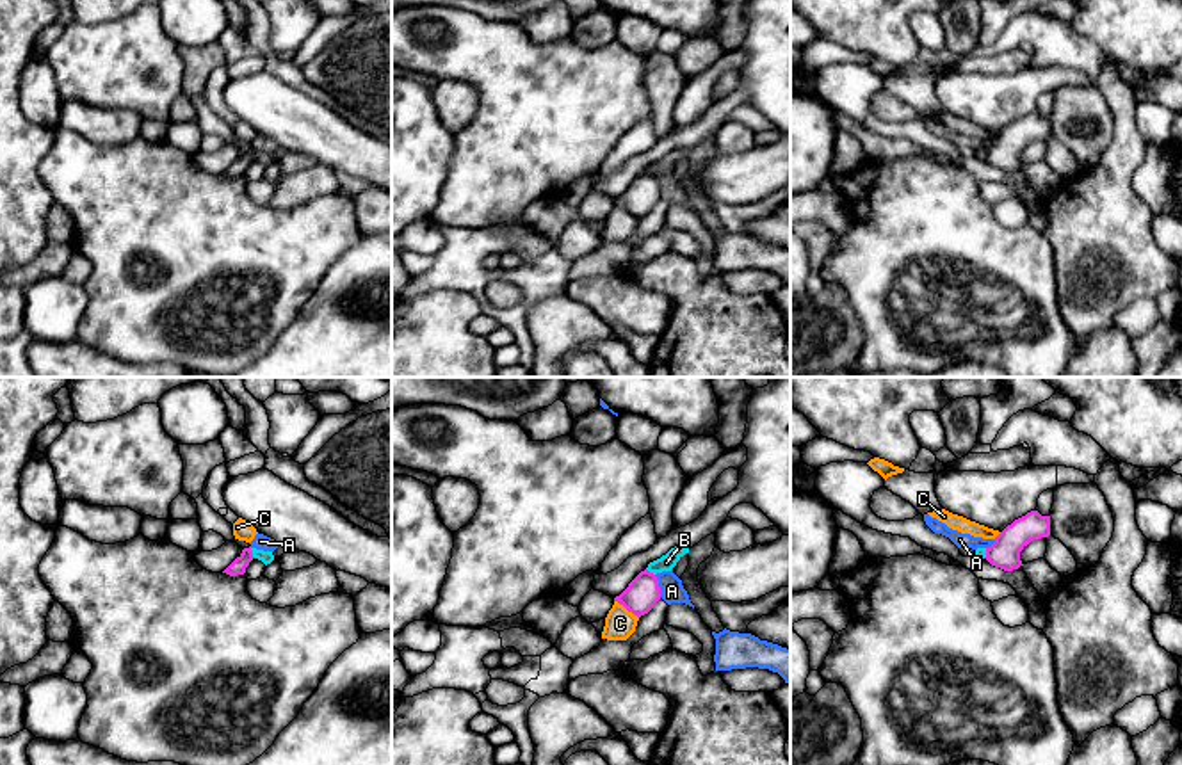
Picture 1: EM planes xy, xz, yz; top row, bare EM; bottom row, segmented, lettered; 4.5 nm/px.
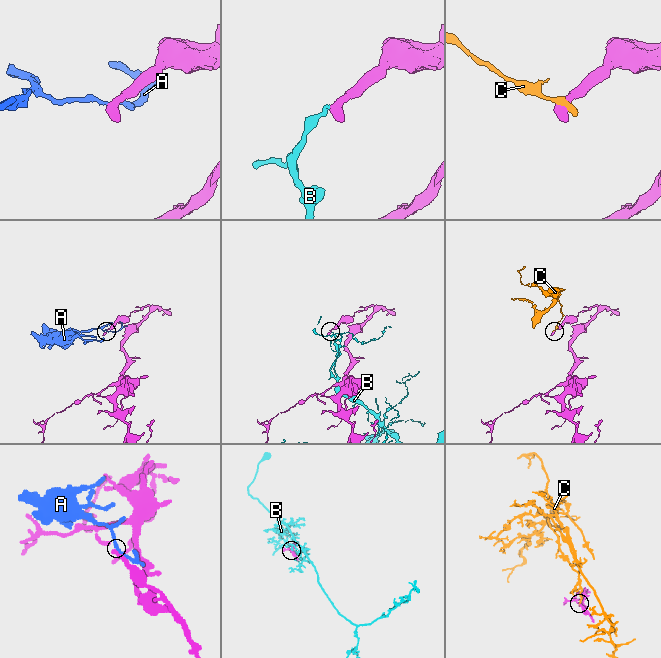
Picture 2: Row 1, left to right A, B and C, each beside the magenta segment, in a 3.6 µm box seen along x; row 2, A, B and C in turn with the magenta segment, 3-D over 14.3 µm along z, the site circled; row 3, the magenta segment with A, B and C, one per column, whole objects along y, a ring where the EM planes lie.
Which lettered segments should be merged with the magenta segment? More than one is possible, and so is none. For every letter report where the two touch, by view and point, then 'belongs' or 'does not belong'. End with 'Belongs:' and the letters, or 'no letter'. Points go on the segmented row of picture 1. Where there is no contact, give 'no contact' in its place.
A: xz (657, 586) | does not belong
B: xy (251, 554) | does not belong
C: xz (627, 609) | does not belong
Belongs: no letter

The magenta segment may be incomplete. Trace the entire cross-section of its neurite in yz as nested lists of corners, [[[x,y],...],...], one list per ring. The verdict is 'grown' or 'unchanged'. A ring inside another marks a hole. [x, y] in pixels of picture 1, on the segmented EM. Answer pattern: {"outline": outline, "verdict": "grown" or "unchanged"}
{"outline": [[[1031,511],[1008,525],[995,543],[986,548],[986,560],[1004,571],[1018,569],[1022,564],[1020,552],[1034,539],[1050,536],[1050,516]]], "verdict": "unchanged"}

